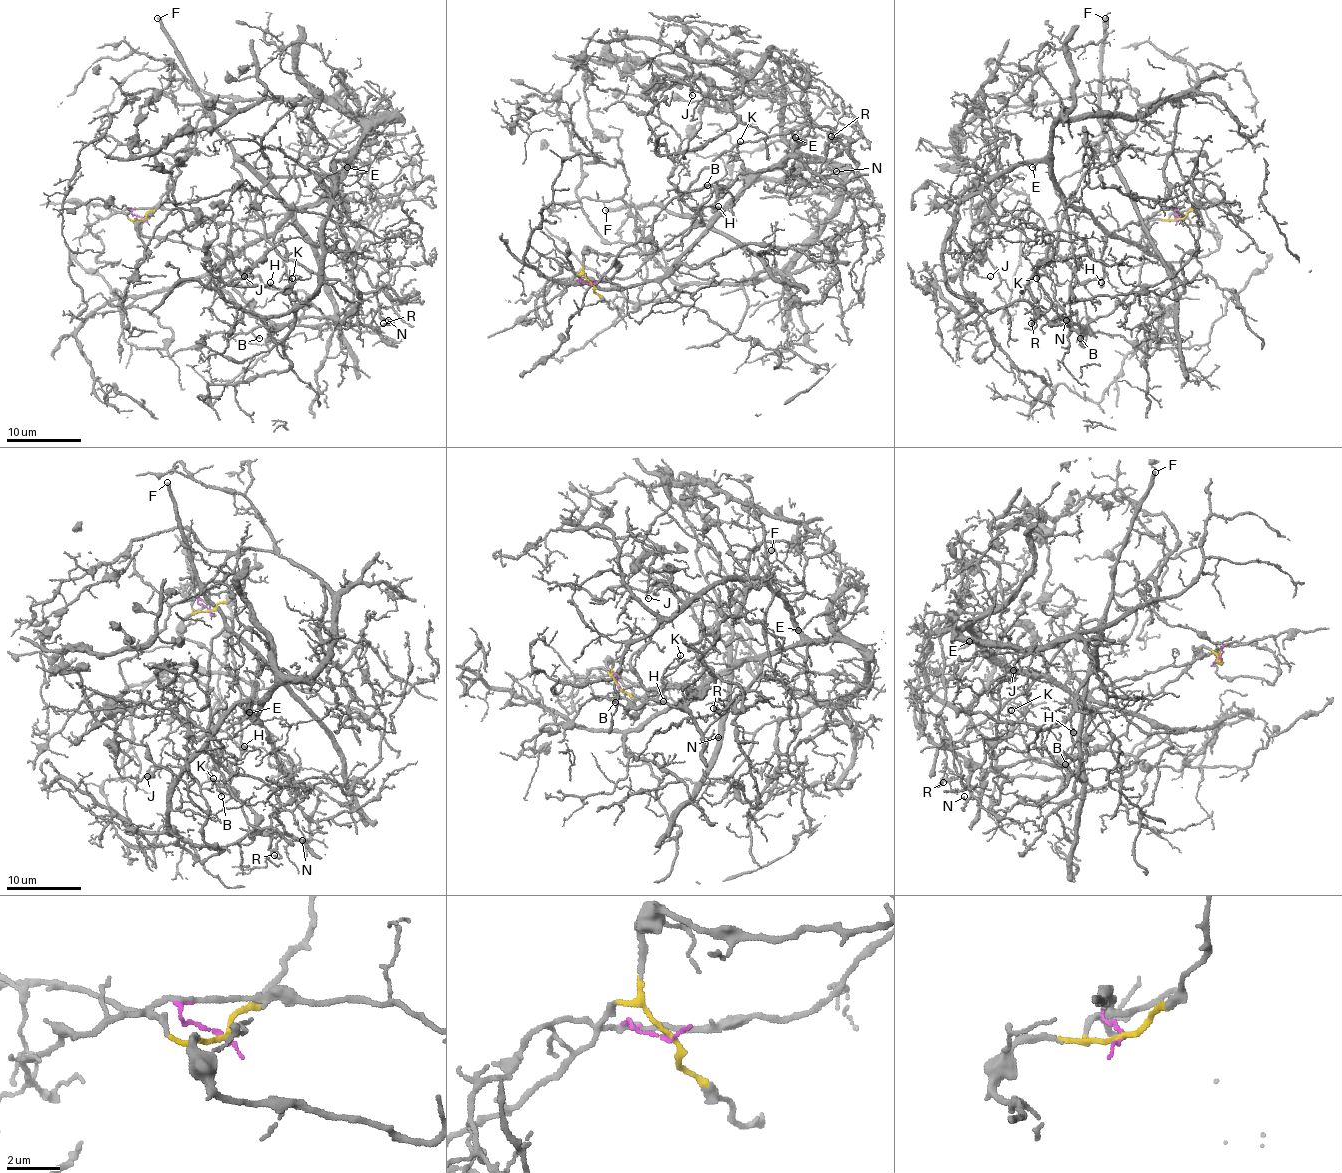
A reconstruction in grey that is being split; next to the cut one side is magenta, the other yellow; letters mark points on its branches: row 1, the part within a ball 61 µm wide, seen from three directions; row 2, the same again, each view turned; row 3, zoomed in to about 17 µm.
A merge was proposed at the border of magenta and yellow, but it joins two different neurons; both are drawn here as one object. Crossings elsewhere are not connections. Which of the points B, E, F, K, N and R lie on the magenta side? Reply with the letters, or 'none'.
E

